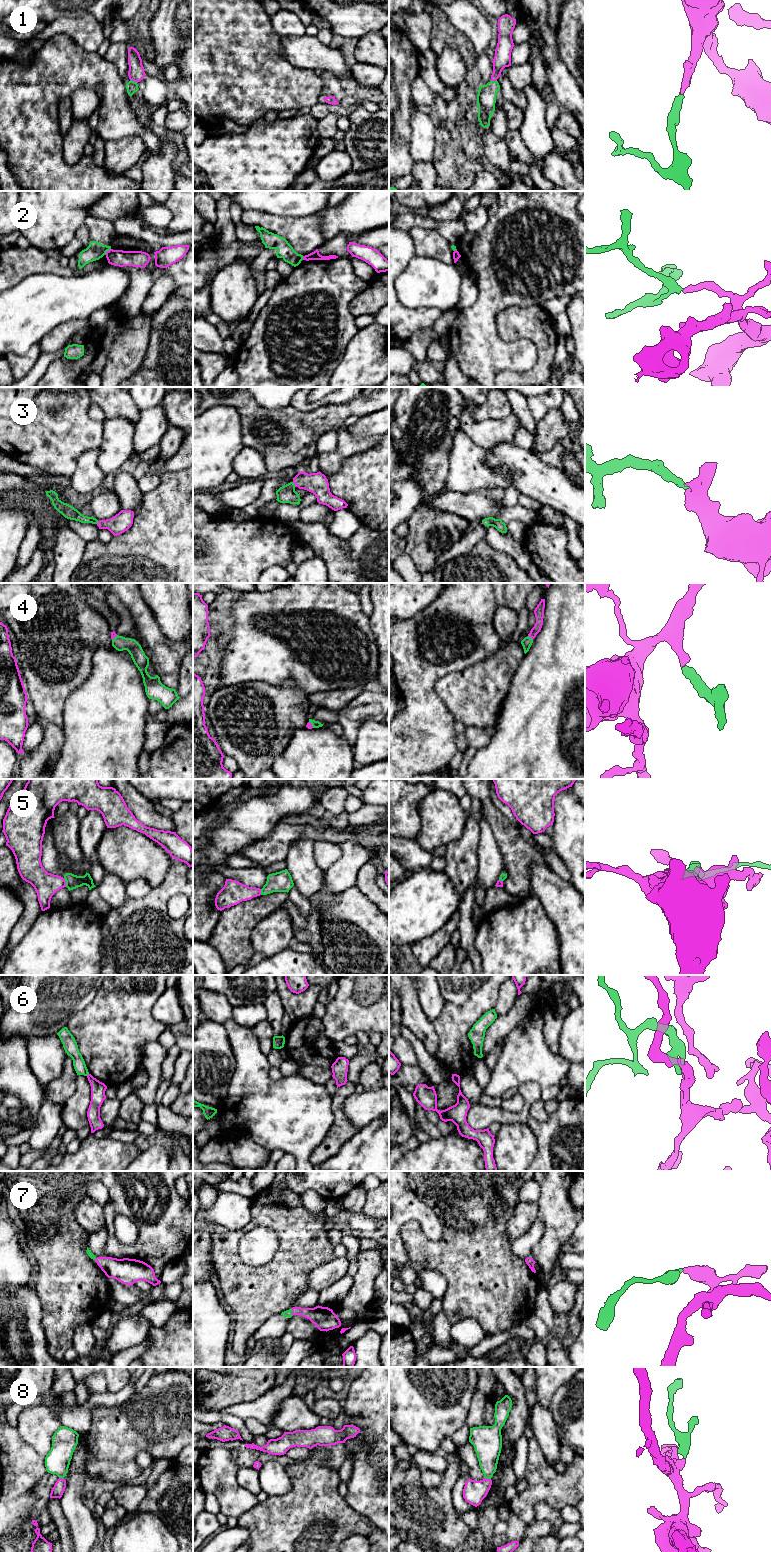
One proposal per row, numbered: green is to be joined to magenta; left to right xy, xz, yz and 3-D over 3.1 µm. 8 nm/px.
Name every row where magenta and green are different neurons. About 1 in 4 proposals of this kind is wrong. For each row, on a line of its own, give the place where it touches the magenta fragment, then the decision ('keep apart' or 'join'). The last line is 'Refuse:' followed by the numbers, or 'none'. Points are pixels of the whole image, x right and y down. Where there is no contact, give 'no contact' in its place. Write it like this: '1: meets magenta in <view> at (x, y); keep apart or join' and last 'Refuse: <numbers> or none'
1: meets magenta in xy at (134, 81); join
2: meets magenta in xy at (107, 251); keep apart
3: meets magenta in xz at (294, 483); join
4: meets magenta in yz at (530, 637); join
5: meets magenta in xy at (65, 882); keep apart
6: no contact; keep apart
7: meets magenta in xz at (292, 1312); join
8: meets magenta in yz at (487, 1479); join
Refuse: 2, 5, 6

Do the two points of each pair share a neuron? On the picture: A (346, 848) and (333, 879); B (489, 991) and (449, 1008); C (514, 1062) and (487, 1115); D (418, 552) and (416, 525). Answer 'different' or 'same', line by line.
A: same
B: same
C: different
D: same

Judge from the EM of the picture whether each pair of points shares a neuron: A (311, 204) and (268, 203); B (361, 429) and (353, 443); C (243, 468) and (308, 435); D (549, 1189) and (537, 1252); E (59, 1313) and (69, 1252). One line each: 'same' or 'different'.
A: same
B: different
C: different
D: same
E: same

